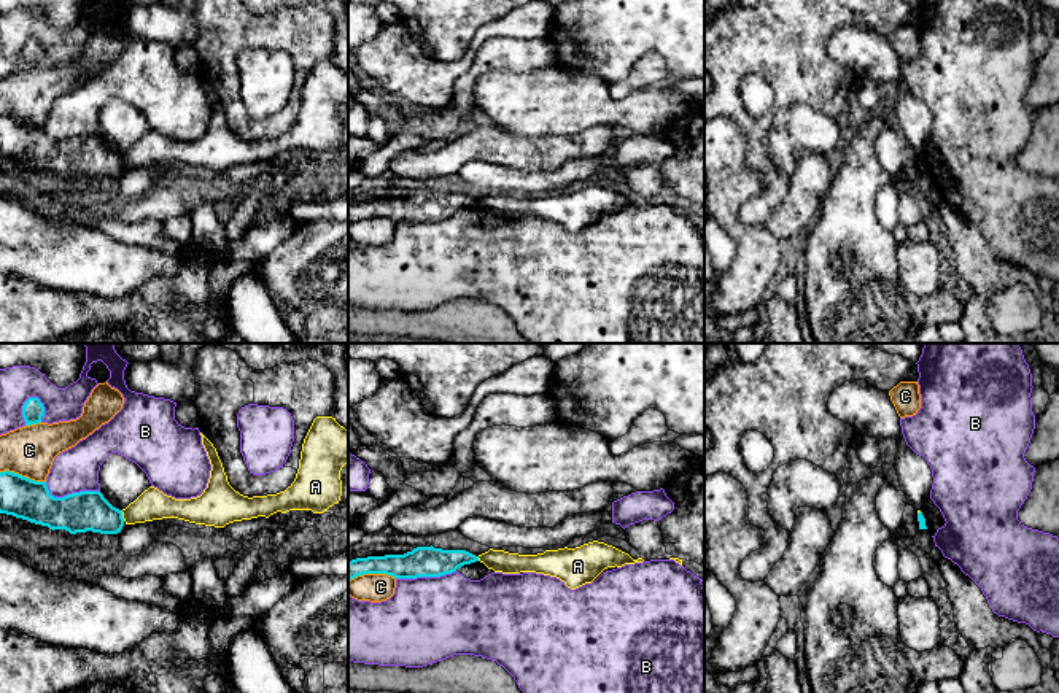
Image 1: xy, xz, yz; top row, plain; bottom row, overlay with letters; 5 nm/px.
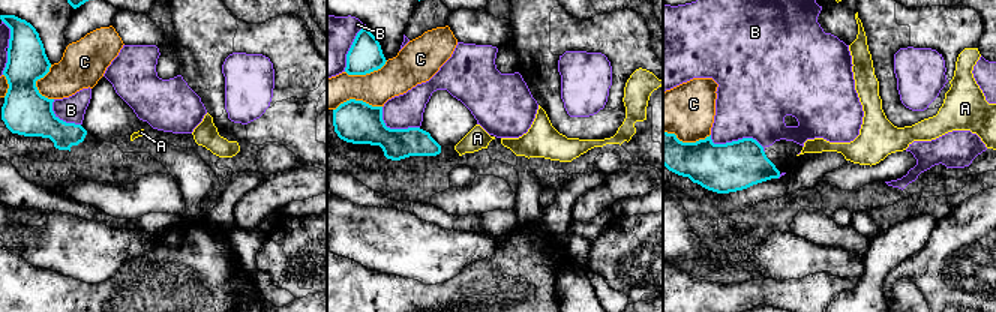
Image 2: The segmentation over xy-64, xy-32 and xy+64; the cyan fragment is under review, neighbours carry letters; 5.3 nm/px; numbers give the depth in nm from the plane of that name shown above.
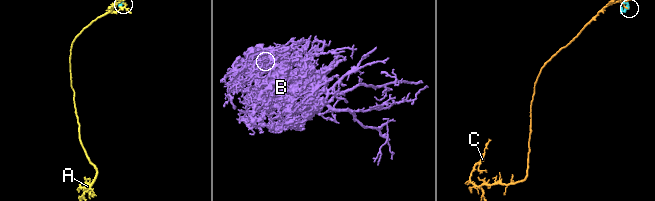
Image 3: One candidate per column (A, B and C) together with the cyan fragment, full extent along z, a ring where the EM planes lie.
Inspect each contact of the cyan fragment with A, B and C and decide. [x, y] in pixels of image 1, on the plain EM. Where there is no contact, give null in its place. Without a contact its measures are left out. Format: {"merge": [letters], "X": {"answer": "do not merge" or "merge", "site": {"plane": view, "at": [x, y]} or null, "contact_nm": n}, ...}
{"merge": [], "A": {"answer": "do not merge", "site": {"plane": "xy", "at": [121, 159]}, "contact_nm": 60}, "B": {"answer": "do not merge", "site": {"plane": "xy", "at": [69, 139]}, "contact_nm": 280}, "C": {"answer": "do not merge", "site": {"plane": "xy", "at": [21, 120]}, "contact_nm": 240}}

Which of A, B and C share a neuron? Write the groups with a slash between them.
A / B / C

